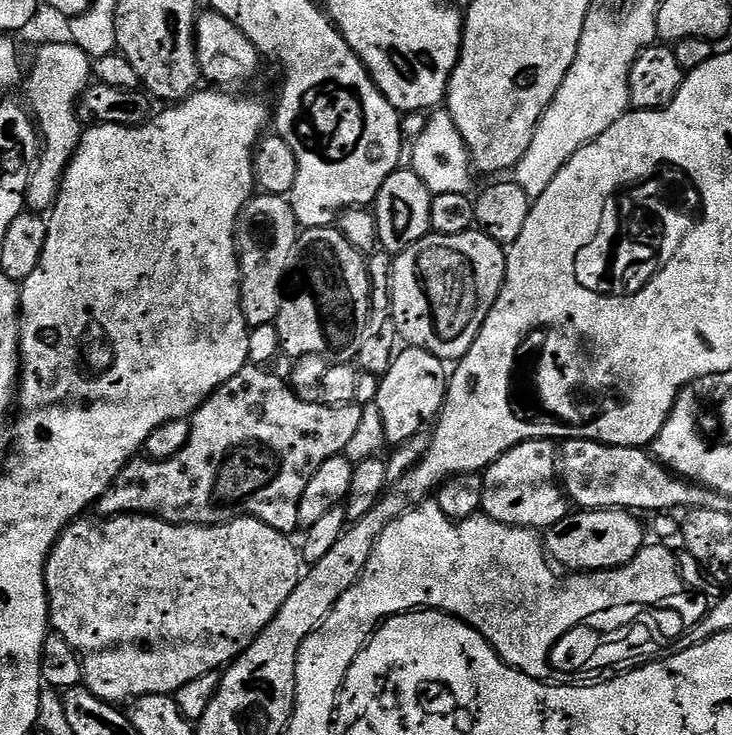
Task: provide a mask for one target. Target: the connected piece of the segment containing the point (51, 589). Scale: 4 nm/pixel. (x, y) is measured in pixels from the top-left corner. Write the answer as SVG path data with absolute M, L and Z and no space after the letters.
M129 514L127 516L109 516L107 518L81 518L73 520L56 540L52 553L48 556L44 581L48 591L48 615L51 627L80 656L80 665L84 671L83 687L88 688L99 700L108 704L123 705L123 700L131 701L137 696L150 694L175 694L186 682L202 678L202 674L220 672L225 666L241 656L258 634L282 610L282 602L290 598L294 586L298 586L302 575L301 553L297 545L292 545L287 535L279 527L263 524L253 516L240 516L236 520L227 520L225 524L171 524L151 514Z

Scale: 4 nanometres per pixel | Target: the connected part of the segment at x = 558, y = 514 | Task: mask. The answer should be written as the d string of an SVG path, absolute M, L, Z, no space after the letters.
M523 440L484 469L482 512L515 528L547 530L570 515L570 501L558 479L558 448L551 440Z

